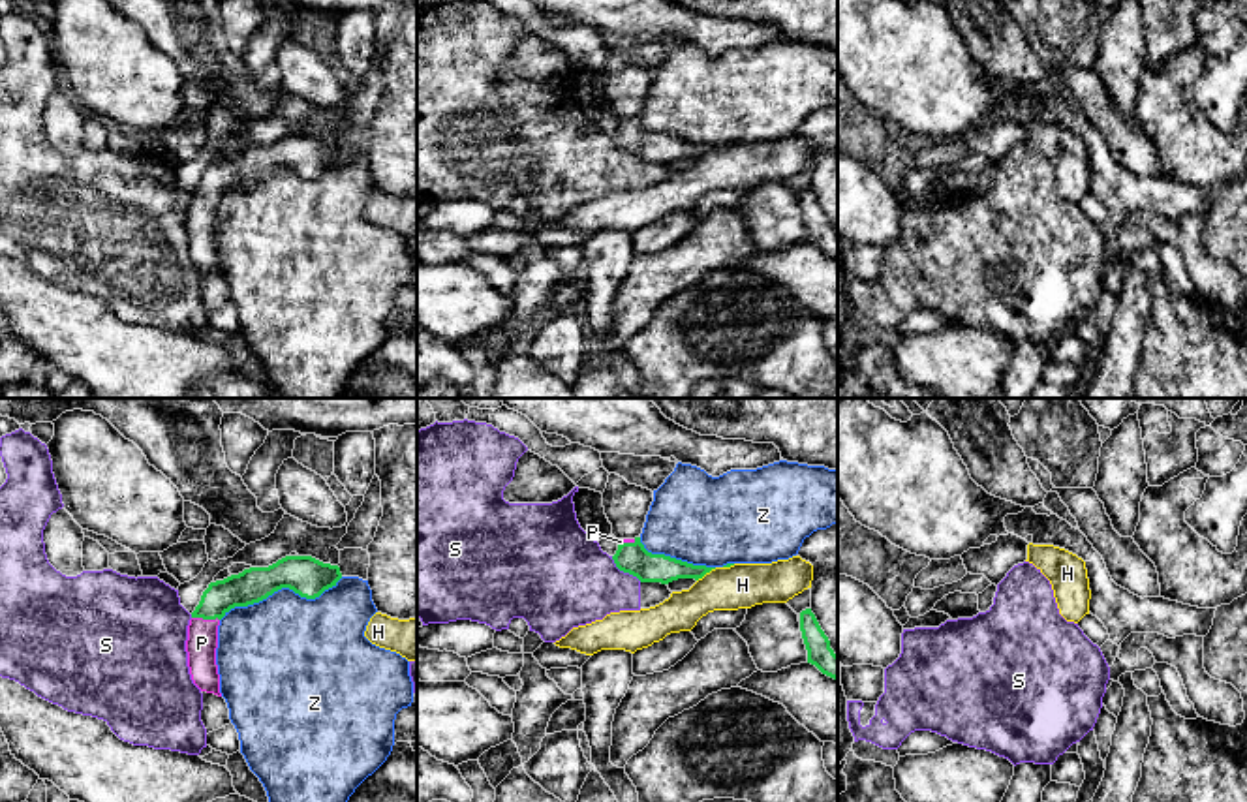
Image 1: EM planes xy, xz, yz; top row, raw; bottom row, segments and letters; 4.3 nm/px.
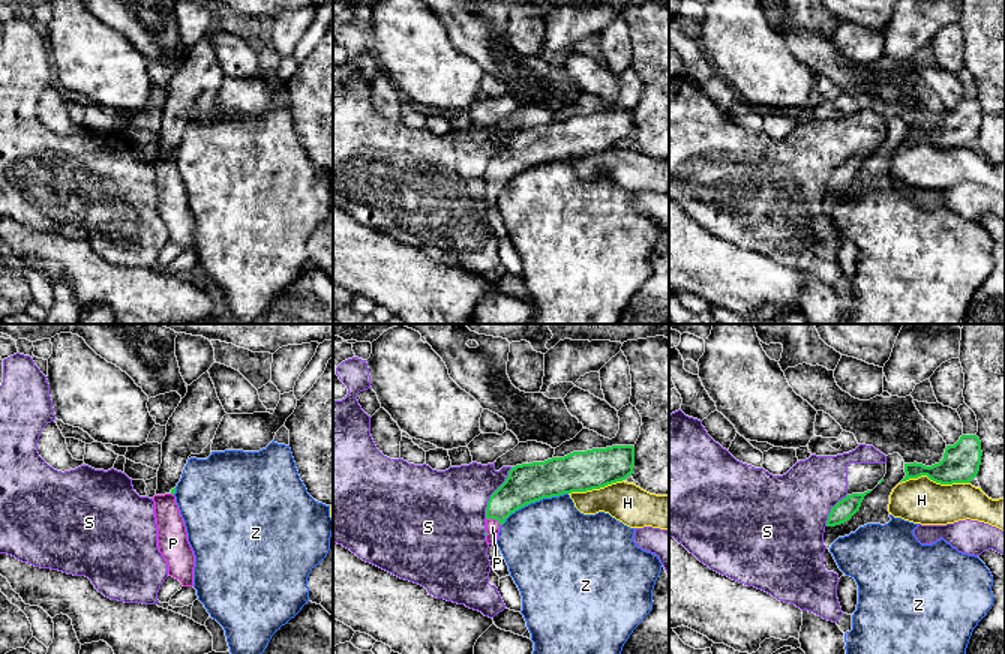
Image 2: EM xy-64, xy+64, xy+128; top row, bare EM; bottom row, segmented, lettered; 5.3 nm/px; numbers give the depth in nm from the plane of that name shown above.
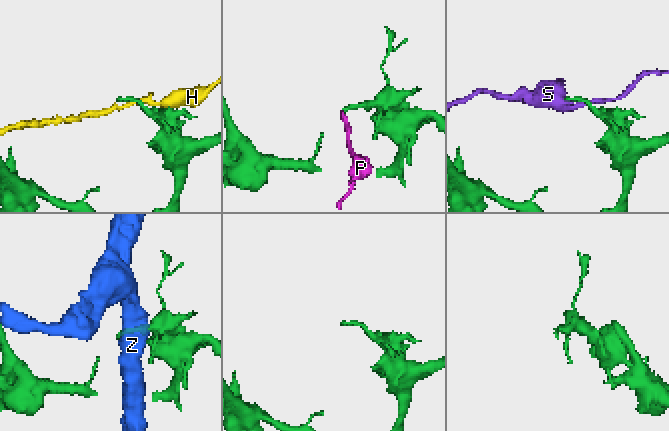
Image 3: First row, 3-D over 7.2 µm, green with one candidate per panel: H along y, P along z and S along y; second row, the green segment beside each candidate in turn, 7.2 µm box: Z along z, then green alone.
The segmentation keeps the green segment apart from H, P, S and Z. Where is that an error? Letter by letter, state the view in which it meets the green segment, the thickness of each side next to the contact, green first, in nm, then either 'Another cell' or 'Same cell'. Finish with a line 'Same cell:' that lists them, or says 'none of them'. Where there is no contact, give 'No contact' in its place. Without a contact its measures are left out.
H: Touches green in xz. Thickness 130 nm (green) against 190 nm. Another cell
P: Touches green in xy. Thickness 150 nm (green) against 130 nm. Same cell
S: Touches green in xz. Thickness 140 nm (green) against 400 nm. Another cell
Z: Touches green in xy. Thickness 170 nm (green) against 460 nm. Another cell
Same cell: P

